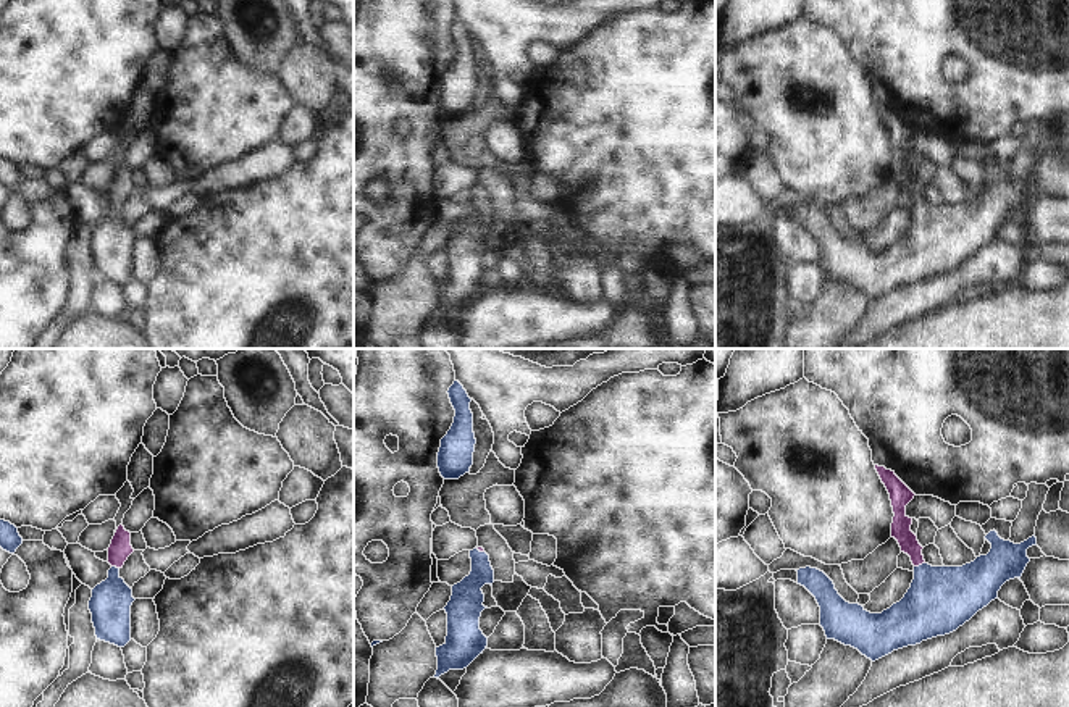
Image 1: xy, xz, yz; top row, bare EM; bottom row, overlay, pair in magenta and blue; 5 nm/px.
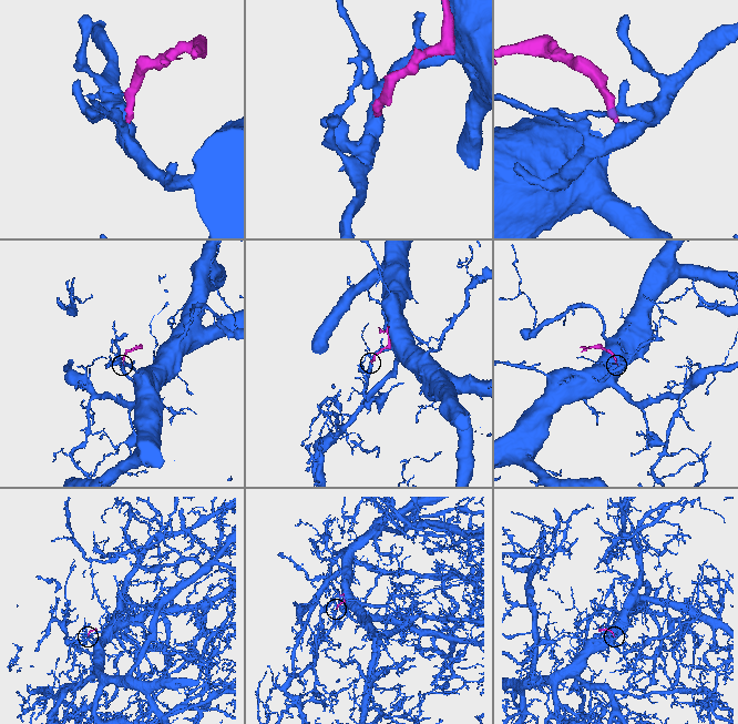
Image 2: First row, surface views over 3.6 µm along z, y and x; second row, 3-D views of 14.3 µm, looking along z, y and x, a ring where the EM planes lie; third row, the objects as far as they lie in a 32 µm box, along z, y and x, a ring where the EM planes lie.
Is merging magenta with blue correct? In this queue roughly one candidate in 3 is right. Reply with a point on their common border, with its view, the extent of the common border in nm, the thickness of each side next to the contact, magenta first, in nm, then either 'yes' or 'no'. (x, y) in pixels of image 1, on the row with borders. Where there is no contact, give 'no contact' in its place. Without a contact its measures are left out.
meets magenta in yz at (919, 564); contact 60 nm long; 100 nm thick on the magenta side, 320 nm on the other; yes

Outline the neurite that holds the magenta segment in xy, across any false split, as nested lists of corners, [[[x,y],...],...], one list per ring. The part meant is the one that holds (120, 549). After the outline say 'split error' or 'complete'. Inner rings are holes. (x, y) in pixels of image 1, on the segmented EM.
[[[118,526],[108,547],[108,578],[92,589],[89,610],[95,636],[100,641],[124,647],[131,641],[132,589],[119,576],[128,557],[134,552],[131,533]]]; split error

